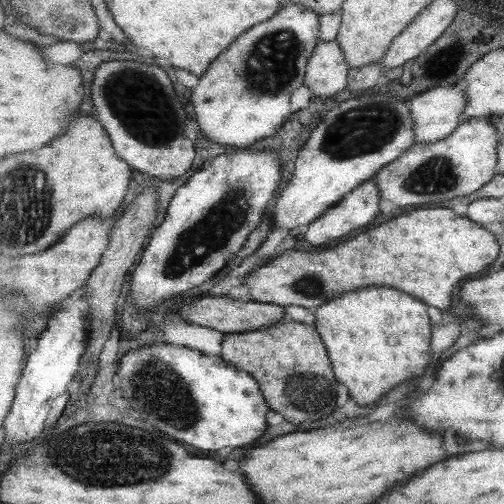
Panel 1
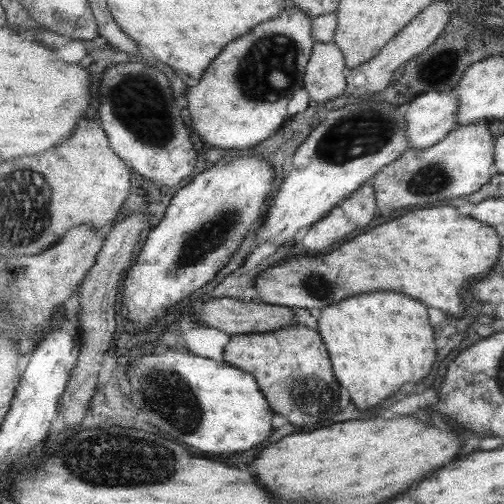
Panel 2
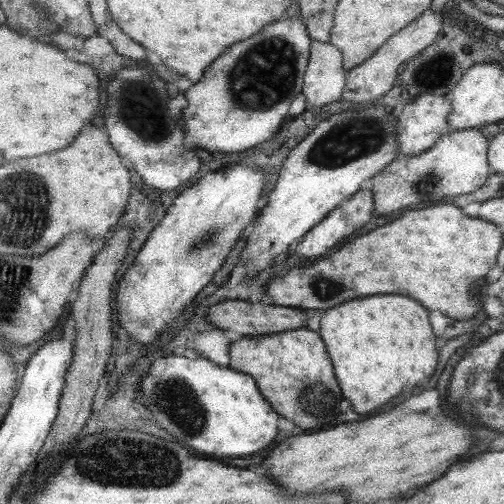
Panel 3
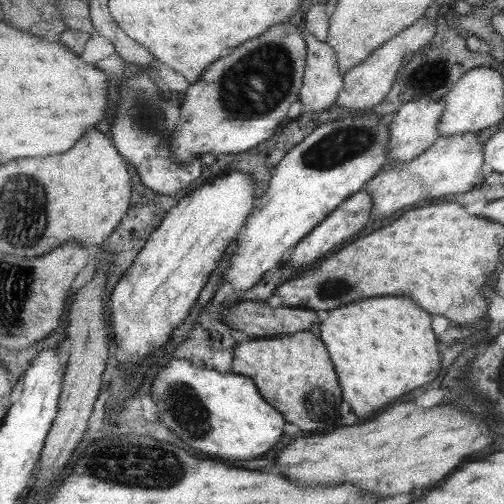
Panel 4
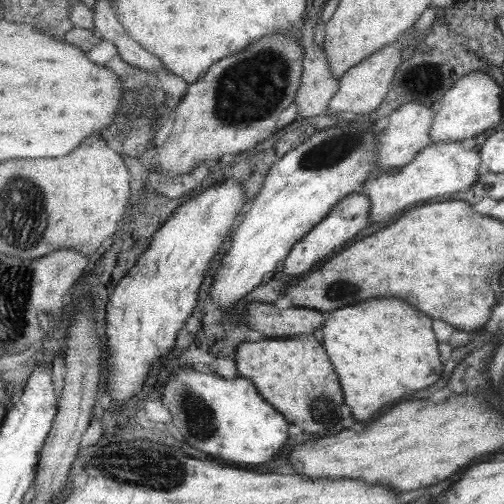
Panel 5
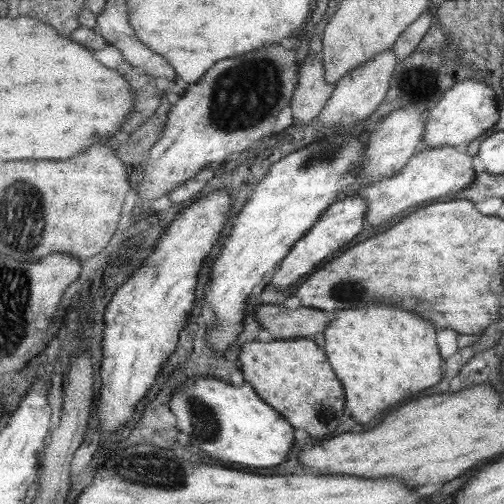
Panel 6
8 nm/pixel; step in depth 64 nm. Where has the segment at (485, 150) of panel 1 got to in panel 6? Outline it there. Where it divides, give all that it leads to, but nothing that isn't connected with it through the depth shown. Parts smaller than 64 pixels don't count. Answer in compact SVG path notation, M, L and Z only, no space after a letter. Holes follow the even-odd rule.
M443 146L443 148L421 150L417 156L411 158L411 164L407 164L407 168L403 168L401 172L397 172L391 178L365 186L363 190L359 190L359 194L369 202L367 224L381 226L381 224L391 222L395 216L399 216L403 212L413 212L421 206L433 204L441 196L471 190L475 180L477 180L475 158L469 156L463 148Z

